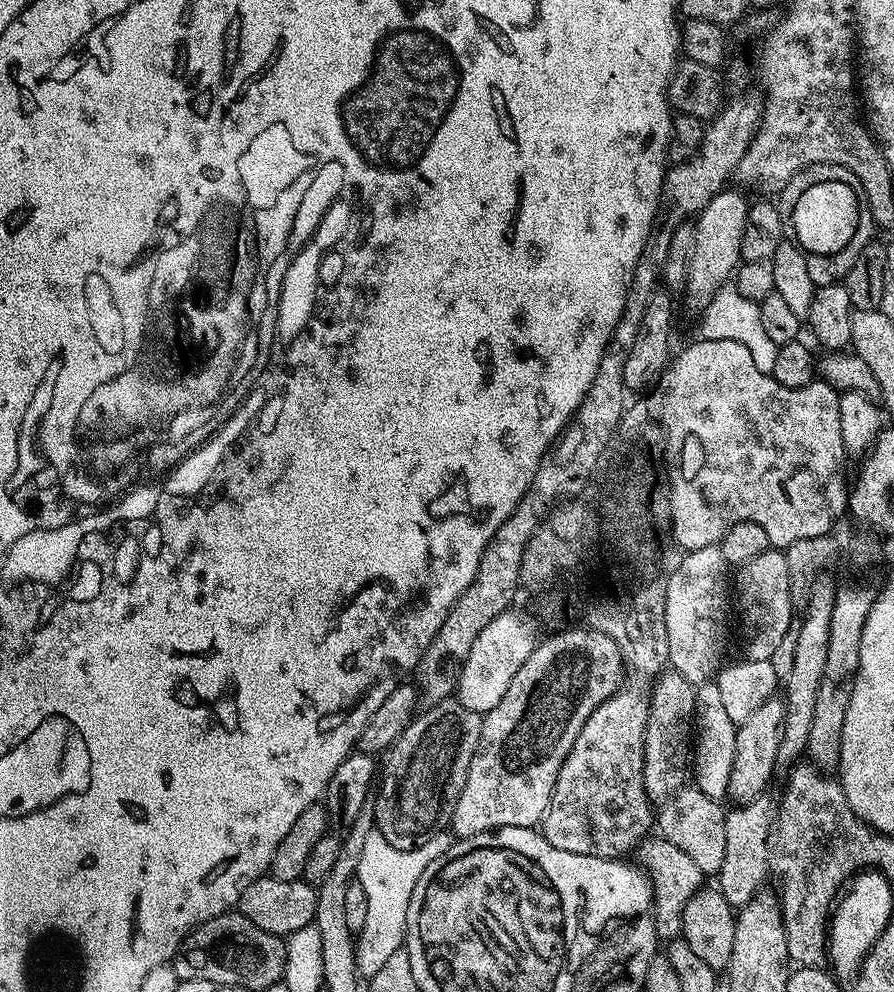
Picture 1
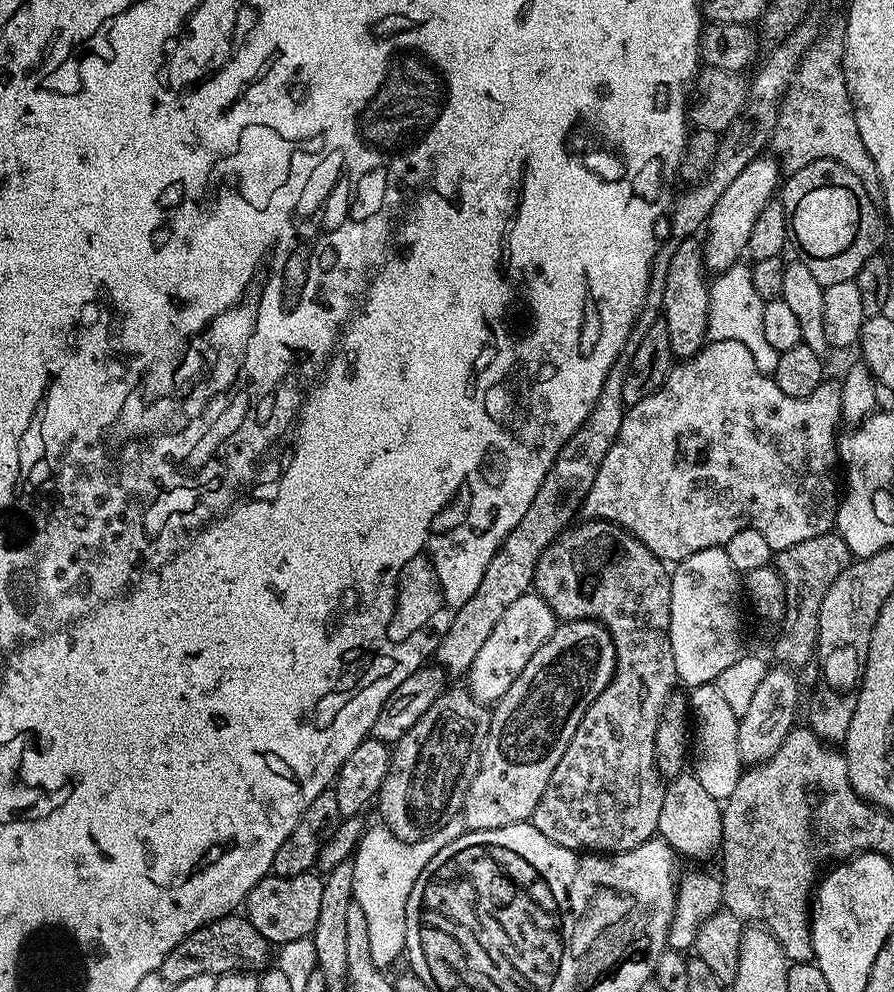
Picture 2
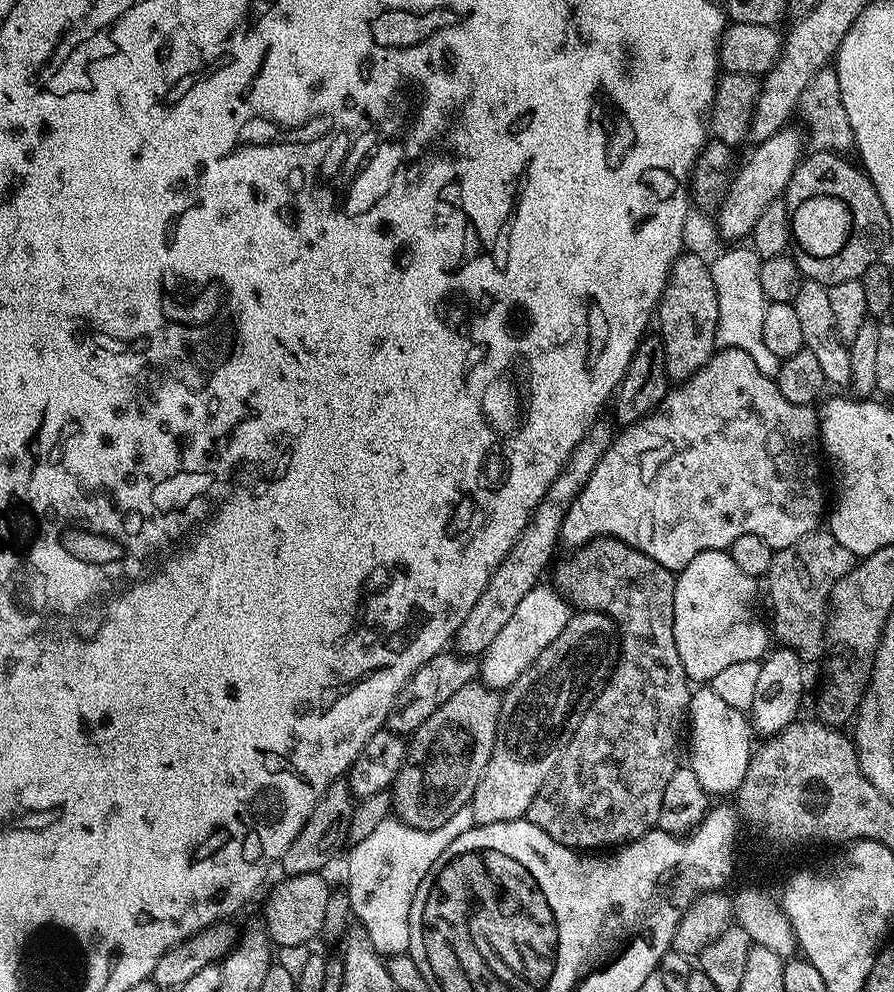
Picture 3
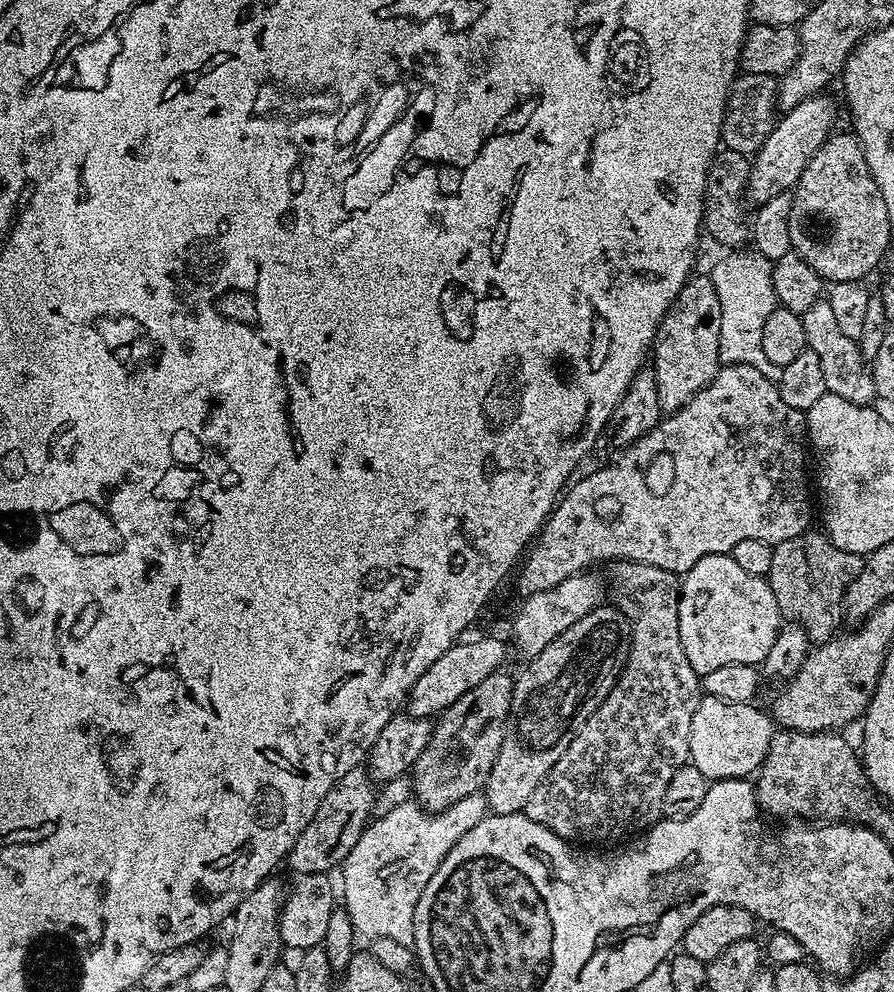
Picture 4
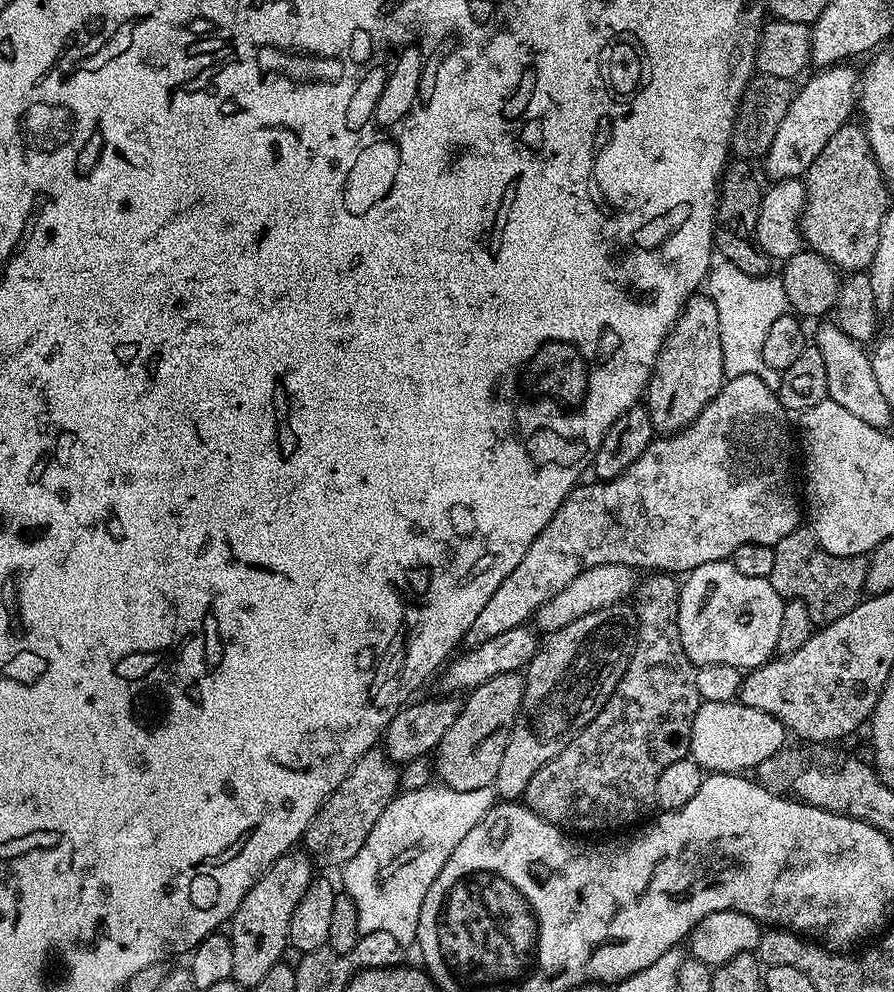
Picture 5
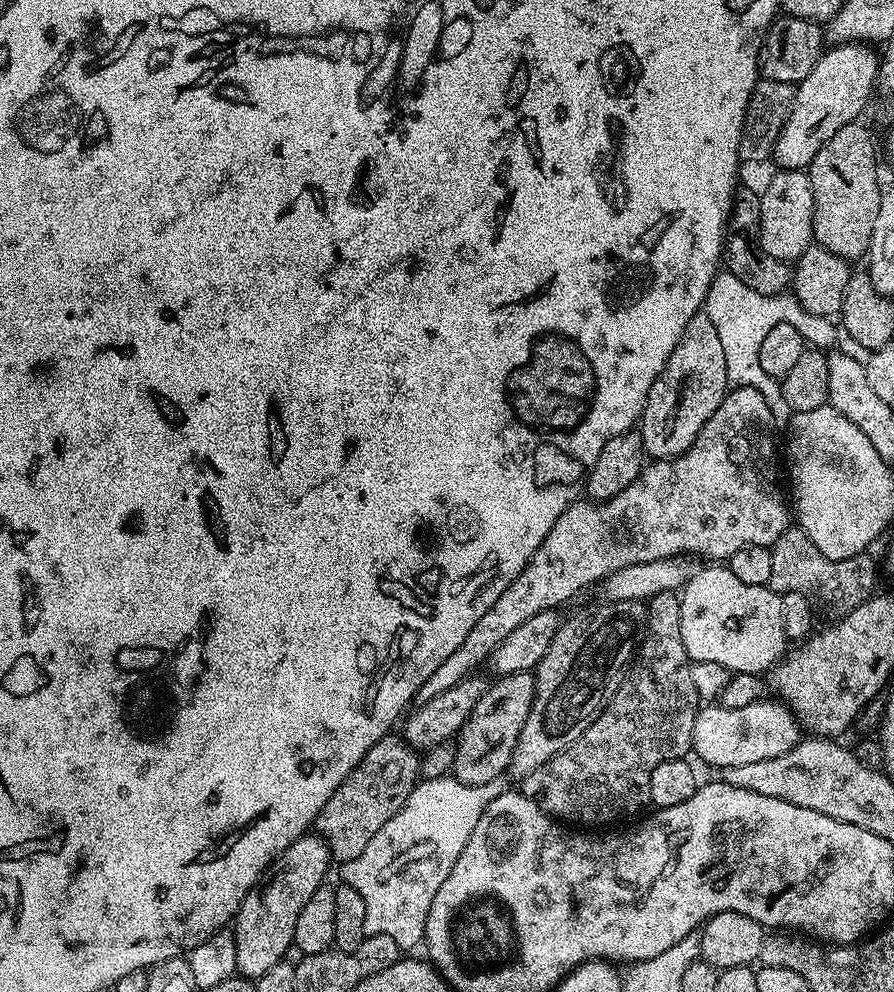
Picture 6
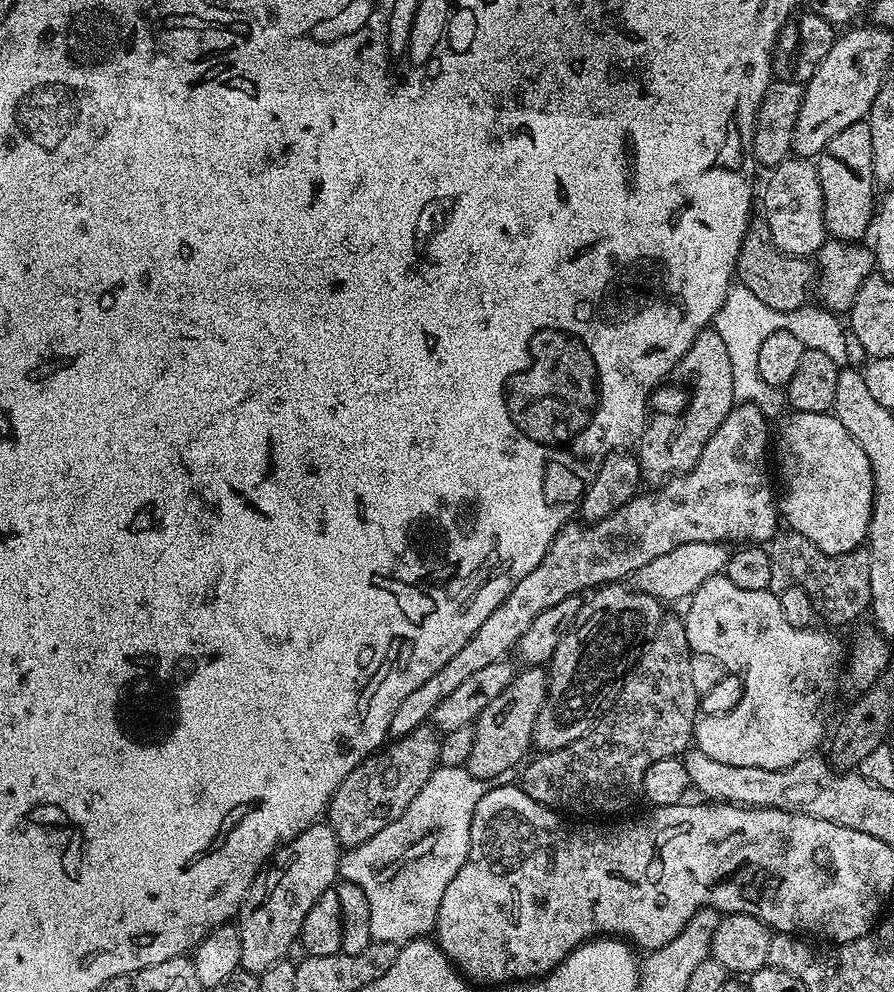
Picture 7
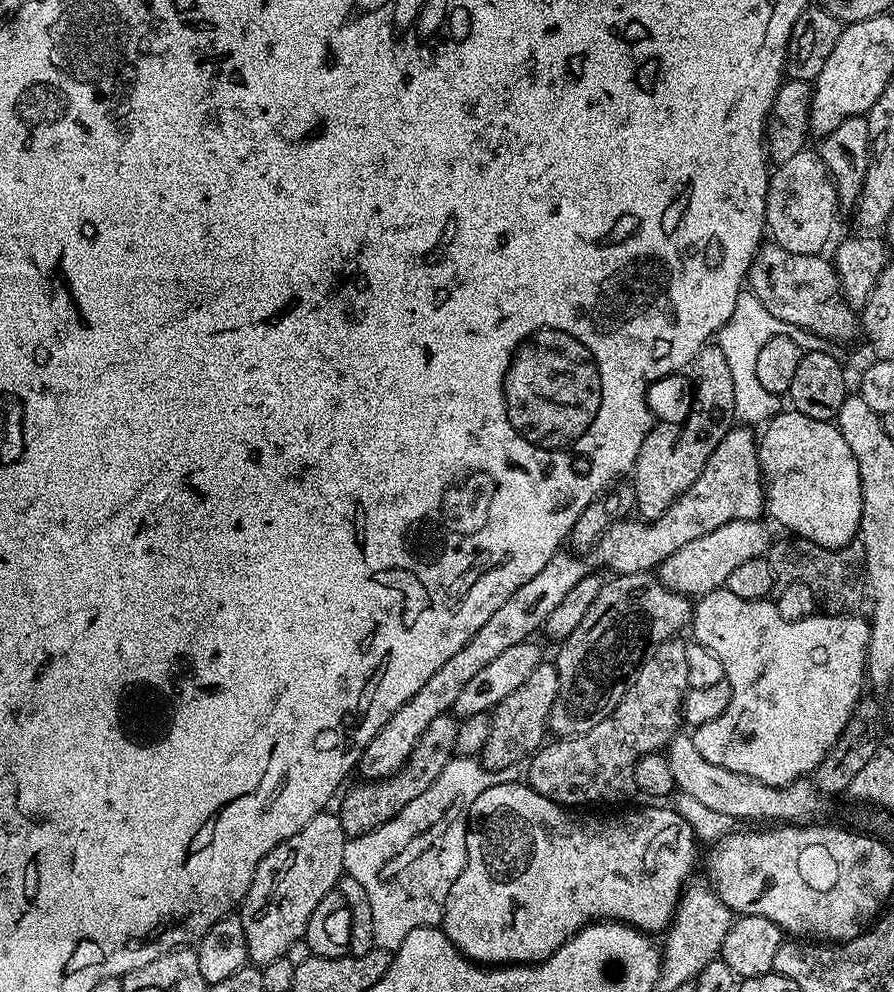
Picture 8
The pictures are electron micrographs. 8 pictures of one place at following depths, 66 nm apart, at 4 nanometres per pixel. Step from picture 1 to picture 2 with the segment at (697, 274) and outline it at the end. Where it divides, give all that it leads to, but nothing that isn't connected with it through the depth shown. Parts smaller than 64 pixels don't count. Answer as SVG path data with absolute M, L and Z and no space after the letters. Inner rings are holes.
M761 154L750 162L750 166L746 166L746 170L742 170L742 174L738 174L738 178L734 178L734 182L730 182L730 186L726 186L722 198L718 198L714 210L708 215L708 237L703 237L702 240L704 266L709 273L725 272L727 268L738 263L742 254L747 253L748 239L754 230L754 222L758 222L758 214L766 210L781 184L782 169L779 163L771 155Z

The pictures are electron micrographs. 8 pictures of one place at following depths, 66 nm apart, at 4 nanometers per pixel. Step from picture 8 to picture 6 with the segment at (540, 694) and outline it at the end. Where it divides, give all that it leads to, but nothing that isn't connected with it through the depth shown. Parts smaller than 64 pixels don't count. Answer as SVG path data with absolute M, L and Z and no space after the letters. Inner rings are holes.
M532 672L502 676L489 683L482 698L478 698L478 706L474 706L470 718L455 737L456 779L470 786L482 786L482 782L490 782L509 771L514 746L518 742L518 734L522 734L526 714L530 714L535 693L536 678Z

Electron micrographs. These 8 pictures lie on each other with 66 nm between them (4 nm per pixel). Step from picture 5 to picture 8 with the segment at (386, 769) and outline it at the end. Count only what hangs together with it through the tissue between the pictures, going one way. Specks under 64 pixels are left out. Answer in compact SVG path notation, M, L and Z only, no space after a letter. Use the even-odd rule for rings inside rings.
M445 714L434 718L430 726L418 738L414 750L402 767L393 776L384 780L364 780L356 784L348 793L343 793L344 801L338 807L338 815L345 833L349 837L360 836L364 832L374 830L394 819L401 810L410 806L418 794L423 794L429 786L438 782L438 774L446 770L446 766L454 758L455 742L458 738L458 720L455 715Z

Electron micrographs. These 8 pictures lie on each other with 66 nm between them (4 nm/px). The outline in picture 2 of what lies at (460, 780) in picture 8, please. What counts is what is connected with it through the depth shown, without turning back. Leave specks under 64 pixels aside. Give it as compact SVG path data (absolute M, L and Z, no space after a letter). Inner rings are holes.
M463 815L455 816L450 822L440 825L439 828L409 844L398 838L391 830L383 826L369 827L360 840L359 851L364 851L368 859L368 900L366 899L366 927L368 930L368 947L370 958L381 970L388 967L396 959L405 955L406 942L406 902L410 898L410 890L414 890L414 882L418 882L418 874L426 870L426 862L438 854L450 842L463 836Z

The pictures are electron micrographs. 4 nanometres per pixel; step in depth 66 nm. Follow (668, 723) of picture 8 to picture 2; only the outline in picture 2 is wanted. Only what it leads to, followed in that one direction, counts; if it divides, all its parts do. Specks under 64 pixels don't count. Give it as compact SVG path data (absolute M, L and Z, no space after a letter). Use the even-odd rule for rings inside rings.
M588 520L584 522L581 528L575 528L561 532L556 537L556 541L542 554L542 558L538 558L538 566L534 570L534 578L532 579L534 591L536 595L541 596L548 603L552 613L561 621L600 621L608 629L608 633L612 635L612 641L616 647L616 672L612 675L612 680L606 686L606 690L602 690L602 694L598 694L598 698L592 703L590 710L586 710L578 730L574 730L574 738L570 738L570 746L566 746L566 754L562 754L562 758L558 758L558 766L554 766L554 774L550 774L550 782L546 782L546 790L534 810L530 823L539 832L546 834L546 838L550 838L550 842L554 842L563 848L587 850L592 854L629 852L657 835L658 814L662 814L662 798L664 797L666 780L660 775L660 767L656 764L656 735L660 729L660 721L664 719L664 707L668 705L669 700L677 691L676 671L678 671L676 651L670 646L672 573L669 565L658 559L641 540L634 538L629 532L608 520Z

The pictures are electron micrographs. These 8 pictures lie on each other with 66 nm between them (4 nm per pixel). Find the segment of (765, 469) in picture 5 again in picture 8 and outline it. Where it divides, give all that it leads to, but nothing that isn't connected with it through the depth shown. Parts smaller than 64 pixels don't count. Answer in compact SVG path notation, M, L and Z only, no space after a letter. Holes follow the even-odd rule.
M734 426L726 438L714 446L714 454L710 454L694 486L683 492L668 507L666 514L651 522L625 518L612 524L595 544L596 560L617 576L659 569L662 561L682 550L686 542L694 542L694 538L702 538L718 530L718 526L726 526L726 522L761 519L766 512L765 487L764 478L760 475L757 433L748 426ZM571 551L556 552L554 558L550 558L550 562L546 562L546 566L542 566L542 570L538 570L530 582L526 582L526 586L518 586L518 590L506 598L506 603L487 620L486 626L482 626L482 630L478 630L478 634L474 634L474 638L466 642L466 646L462 646L462 650L458 650L458 654L454 654L454 658L450 658L450 662L446 662L446 666L442 666L442 670L438 670L438 674L434 674L434 678L430 678L430 682L426 682L426 686L422 686L422 690L410 698L410 702L402 705L390 718L390 722L382 726L382 730L378 730L370 746L366 746L360 756L358 772L361 772L364 780L384 780L387 776L393 776L410 758L426 726L430 726L434 718L453 711L458 694L462 694L466 682L470 682L474 674L479 674L493 658L498 658L502 650L518 646L543 629L562 598L566 598L566 593L573 586L578 586L578 582L582 582L586 575L586 568L580 560L583 559Z

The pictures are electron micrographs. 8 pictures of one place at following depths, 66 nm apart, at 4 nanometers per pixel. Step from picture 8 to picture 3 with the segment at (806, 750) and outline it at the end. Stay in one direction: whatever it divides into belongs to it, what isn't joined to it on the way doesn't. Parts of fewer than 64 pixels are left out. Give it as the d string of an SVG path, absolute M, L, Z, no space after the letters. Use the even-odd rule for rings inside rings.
M706 550L680 569L674 590L674 642L685 666L712 664L713 669L718 669L730 660L760 660L769 651L769 625L765 621L763 624L756 613L756 584L754 577L735 564L728 550ZM711 690L693 691L692 701L688 704L687 719L692 720L692 760L690 767L698 777L698 782L708 793L716 798L735 794L746 778L746 770L752 761L754 751L754 729L745 713L726 706L718 694Z

